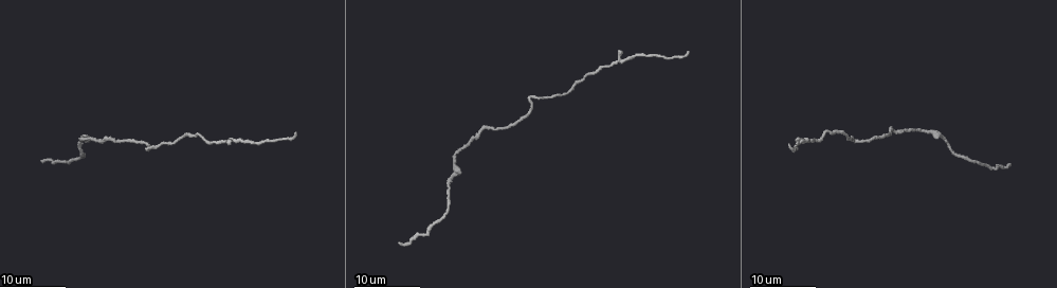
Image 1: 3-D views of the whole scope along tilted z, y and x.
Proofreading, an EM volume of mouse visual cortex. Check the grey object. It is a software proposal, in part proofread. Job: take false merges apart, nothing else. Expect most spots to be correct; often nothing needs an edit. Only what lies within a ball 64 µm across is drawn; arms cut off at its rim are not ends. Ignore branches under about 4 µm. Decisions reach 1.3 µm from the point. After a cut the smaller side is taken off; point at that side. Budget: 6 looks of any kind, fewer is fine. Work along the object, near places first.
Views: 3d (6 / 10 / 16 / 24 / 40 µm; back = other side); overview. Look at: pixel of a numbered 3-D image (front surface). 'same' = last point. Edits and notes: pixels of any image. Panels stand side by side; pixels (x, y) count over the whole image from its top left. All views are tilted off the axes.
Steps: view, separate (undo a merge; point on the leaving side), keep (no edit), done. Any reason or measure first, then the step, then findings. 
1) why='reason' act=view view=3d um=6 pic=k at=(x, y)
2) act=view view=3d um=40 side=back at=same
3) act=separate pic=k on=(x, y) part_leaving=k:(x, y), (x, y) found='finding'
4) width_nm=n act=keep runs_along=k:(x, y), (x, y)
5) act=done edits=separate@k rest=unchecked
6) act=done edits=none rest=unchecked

why='sudden change in width' act=view view=3d um=24 pic=1 at=(450, 179)

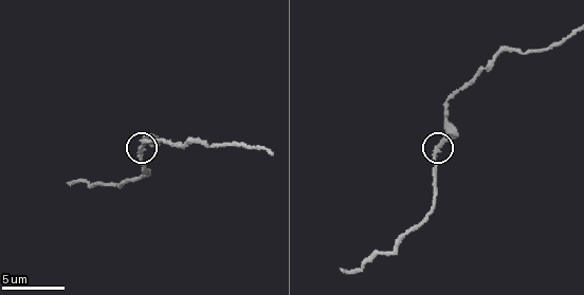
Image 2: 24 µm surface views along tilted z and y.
why='closer look' act=view view=3d um=10 pic=2 at=(142, 145)

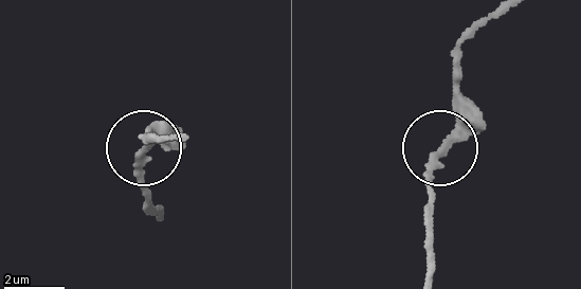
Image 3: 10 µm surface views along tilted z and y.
act=keep runs_along=3:(165, 138), (147, 139), (153, 126), (139, 177), (151, 210) found='one cell here'

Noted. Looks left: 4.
why='thick turns thin' act=view view=3d um=10 pic=2 at=(211, 144)

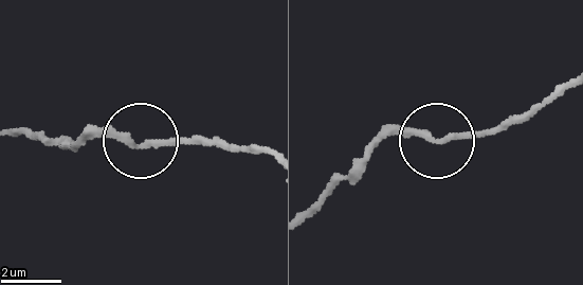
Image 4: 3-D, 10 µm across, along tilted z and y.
width_nm=220 act=keep runs_along=4:(558, 88), (470, 136), (375, 137) found='one cell here'

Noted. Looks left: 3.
why='sharp bend' act=view view=3d um=24 pic=1 at=(530, 97)

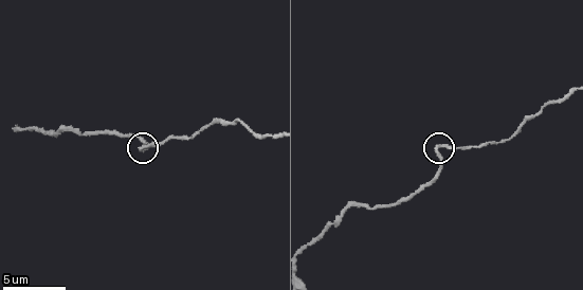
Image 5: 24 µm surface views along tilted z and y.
act=view view=3d um=6 pic=5 at=(142, 149)

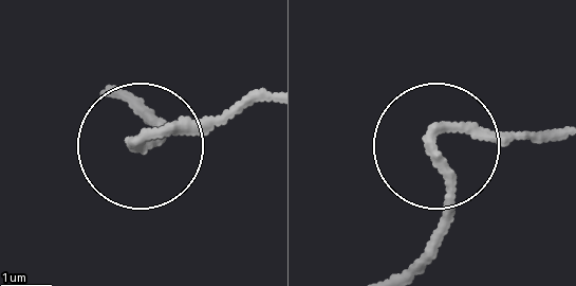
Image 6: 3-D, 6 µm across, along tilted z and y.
width_nm=220 act=keep runs_along=6:(401, 274), (441, 217), (450, 133), (555, 136) found='one cell here'

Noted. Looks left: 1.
act=done edits=none rest=unchecked

